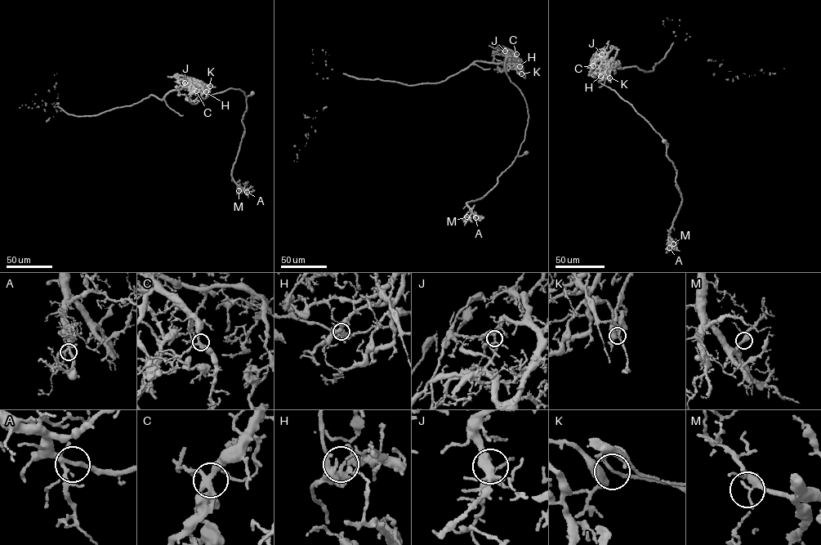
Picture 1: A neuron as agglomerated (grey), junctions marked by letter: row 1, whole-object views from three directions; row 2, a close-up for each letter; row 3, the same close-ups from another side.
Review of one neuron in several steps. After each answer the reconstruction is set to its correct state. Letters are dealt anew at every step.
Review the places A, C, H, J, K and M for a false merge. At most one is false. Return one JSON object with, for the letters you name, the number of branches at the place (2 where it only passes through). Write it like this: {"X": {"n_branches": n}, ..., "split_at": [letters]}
{"H": {"n_branches": 4}, "split_at": ["H"]}

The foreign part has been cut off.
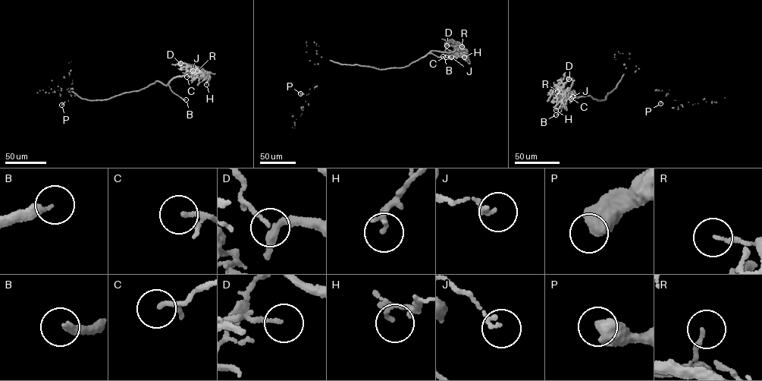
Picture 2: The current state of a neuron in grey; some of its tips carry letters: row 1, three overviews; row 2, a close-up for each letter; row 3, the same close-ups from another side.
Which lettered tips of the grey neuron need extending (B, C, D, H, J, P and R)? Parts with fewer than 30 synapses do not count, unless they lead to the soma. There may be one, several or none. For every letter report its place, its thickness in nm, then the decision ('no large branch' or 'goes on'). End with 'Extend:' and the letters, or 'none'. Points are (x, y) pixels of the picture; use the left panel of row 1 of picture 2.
B: at (186, 99); 260 nm thick; goes on
C: at (186, 77); 110 nm thick; no large branch
D: at (180, 63); 130 nm thick; no large branch
H: at (206, 84); 110 nm thick; no large branch
J: at (192, 70); 170 nm thick; no large branch
P: at (61, 105); 700 nm thick; no large branch
R: at (197, 70); 150 nm thick; no large branch
Extend: B

